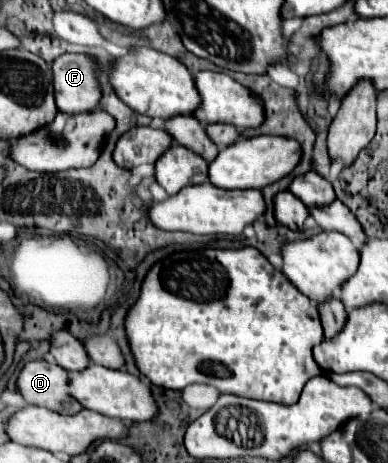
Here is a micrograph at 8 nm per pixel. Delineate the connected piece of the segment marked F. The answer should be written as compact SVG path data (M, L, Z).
M63 54L53 62L55 104L61 112L93 110L101 98L95 64L83 54Z

